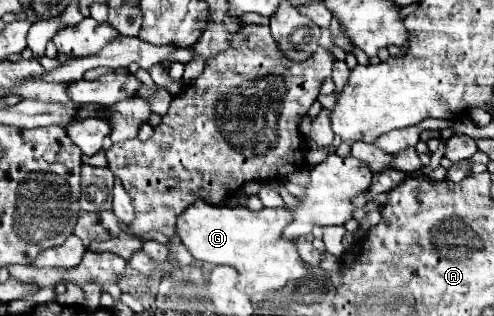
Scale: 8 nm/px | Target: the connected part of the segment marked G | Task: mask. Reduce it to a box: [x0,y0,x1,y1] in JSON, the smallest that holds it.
[176,199,306,295]

